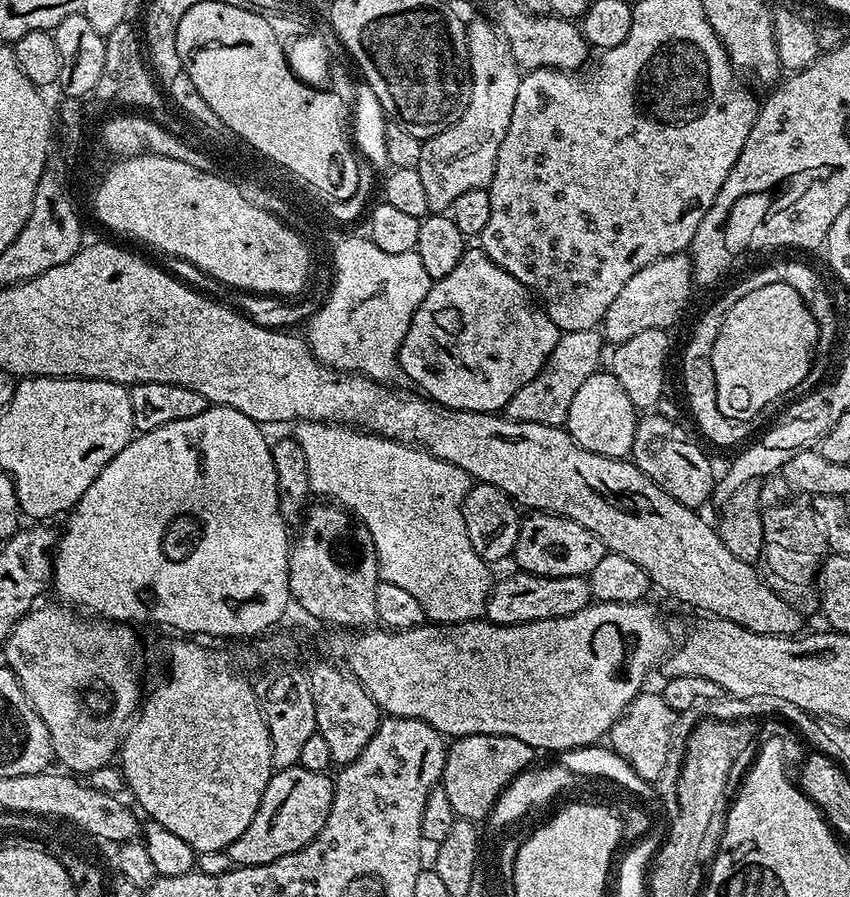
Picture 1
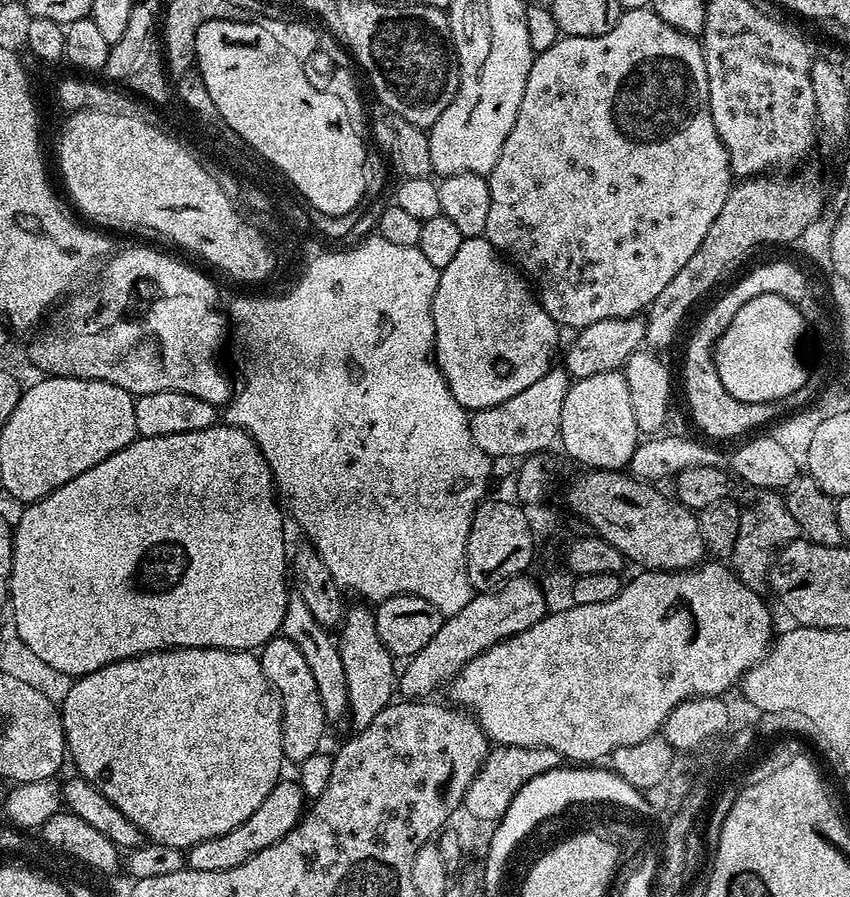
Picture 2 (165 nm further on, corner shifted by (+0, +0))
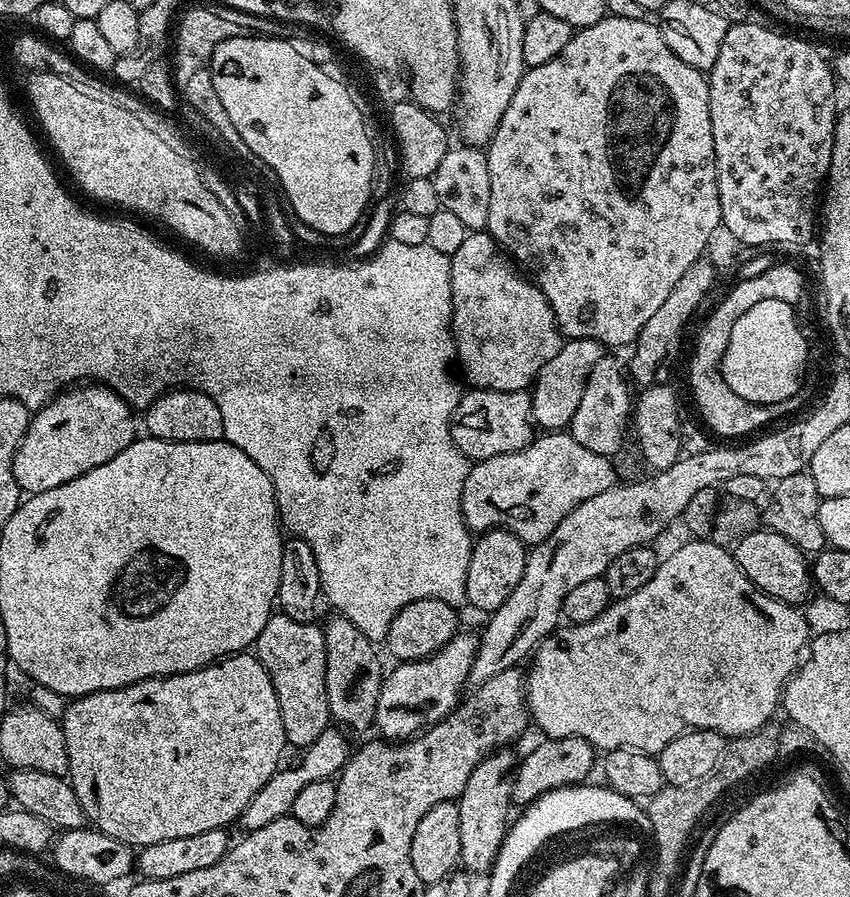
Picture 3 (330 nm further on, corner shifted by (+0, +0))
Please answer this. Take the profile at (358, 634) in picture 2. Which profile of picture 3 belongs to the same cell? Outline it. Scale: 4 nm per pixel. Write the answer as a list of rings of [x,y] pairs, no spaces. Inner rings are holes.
[[[329,726],[322,734],[318,734],[318,738],[314,738],[312,745],[303,749],[301,756],[304,757],[301,758],[300,765],[297,768],[281,767],[270,778],[270,782],[266,782],[266,786],[262,786],[262,790],[258,790],[258,794],[254,794],[254,798],[250,798],[246,810],[242,810],[240,815],[239,827],[244,827],[245,833],[262,830],[262,826],[289,815],[298,793],[306,786],[310,786],[310,782],[322,782],[339,776],[350,755],[347,738],[349,739],[336,726]]]

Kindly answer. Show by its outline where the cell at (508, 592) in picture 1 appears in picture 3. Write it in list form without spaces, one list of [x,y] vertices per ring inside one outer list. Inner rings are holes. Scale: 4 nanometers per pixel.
[[[457,631],[456,636],[450,642],[446,642],[446,646],[442,646],[442,650],[421,660],[397,663],[396,669],[383,677],[374,725],[375,731],[380,731],[377,733],[383,739],[389,742],[410,740],[456,709],[469,683],[471,667],[479,650],[477,633],[464,631]]]

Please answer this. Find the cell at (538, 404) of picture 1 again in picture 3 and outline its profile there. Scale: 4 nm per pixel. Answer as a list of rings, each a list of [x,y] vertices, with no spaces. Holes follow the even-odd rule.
[[[472,388],[465,391],[452,415],[450,434],[454,438],[454,446],[458,446],[461,454],[467,456],[472,462],[522,450],[534,439],[532,397],[527,391],[503,392],[502,390],[486,390],[485,388]]]

